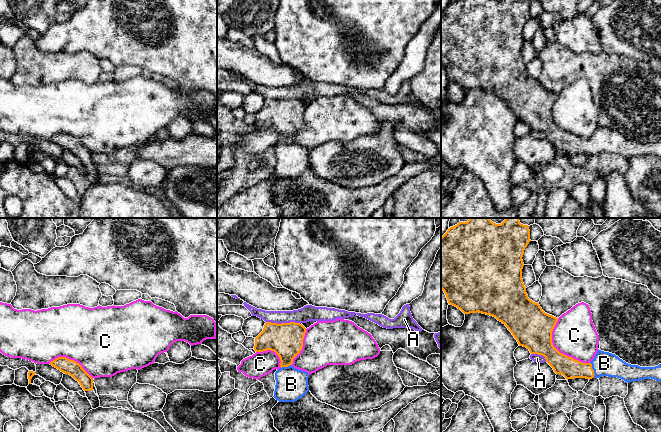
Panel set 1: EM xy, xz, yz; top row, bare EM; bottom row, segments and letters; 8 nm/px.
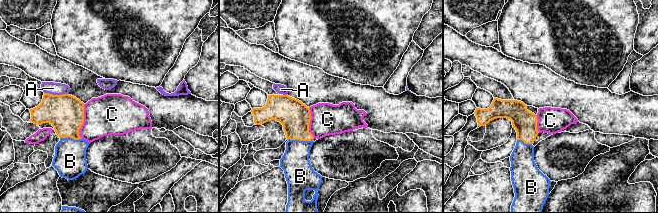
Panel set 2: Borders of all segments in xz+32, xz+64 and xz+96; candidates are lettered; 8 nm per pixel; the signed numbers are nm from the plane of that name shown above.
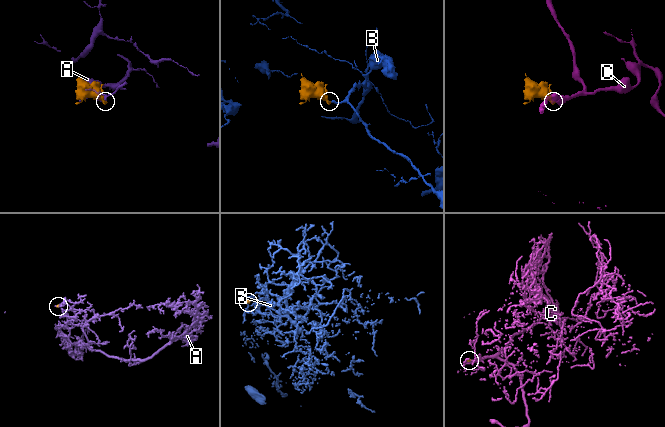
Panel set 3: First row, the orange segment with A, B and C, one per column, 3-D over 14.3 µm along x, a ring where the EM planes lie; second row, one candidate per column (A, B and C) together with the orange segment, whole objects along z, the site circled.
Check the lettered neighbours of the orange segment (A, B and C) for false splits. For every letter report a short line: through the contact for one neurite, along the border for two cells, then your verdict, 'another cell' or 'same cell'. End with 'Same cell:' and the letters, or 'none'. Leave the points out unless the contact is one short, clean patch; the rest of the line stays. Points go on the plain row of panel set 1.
A: another cell
B: line yz (570, 144), (593, 146), (604, 139); same cell
C: another cell
Same cell: B

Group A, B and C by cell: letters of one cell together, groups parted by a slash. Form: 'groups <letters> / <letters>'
groups A / B / C

